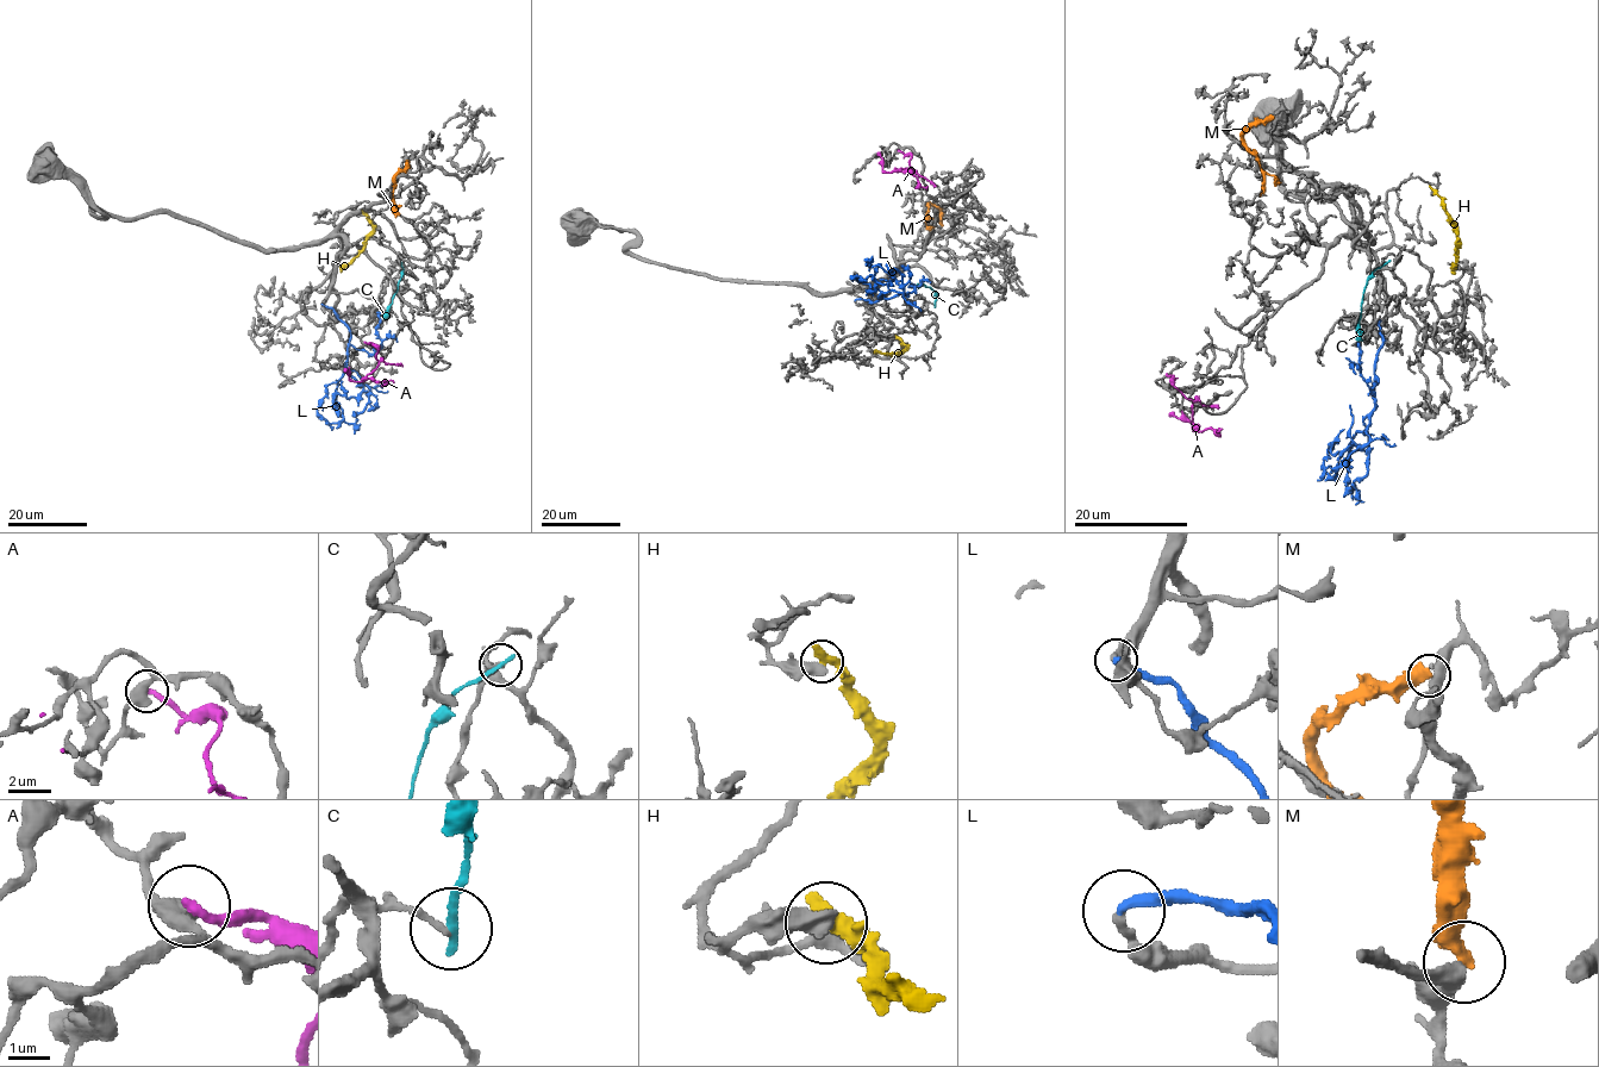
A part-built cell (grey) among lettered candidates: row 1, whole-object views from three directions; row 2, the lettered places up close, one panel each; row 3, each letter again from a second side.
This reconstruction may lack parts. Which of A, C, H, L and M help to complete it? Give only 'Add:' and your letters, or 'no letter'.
Add: L

